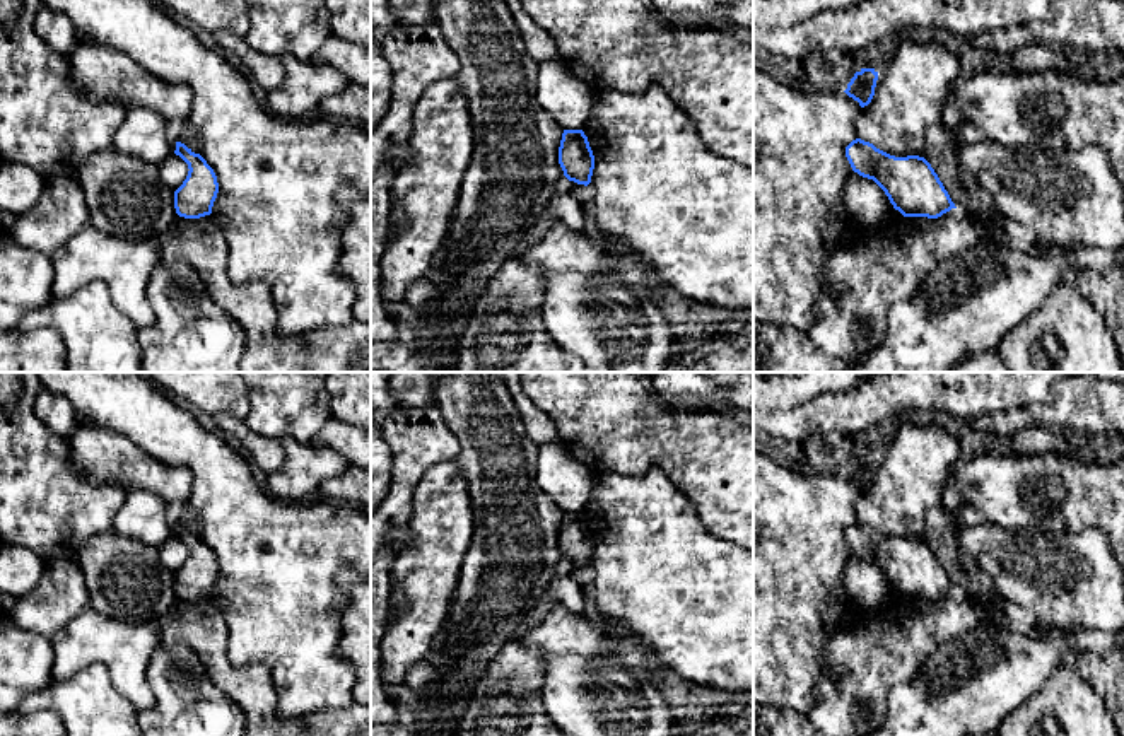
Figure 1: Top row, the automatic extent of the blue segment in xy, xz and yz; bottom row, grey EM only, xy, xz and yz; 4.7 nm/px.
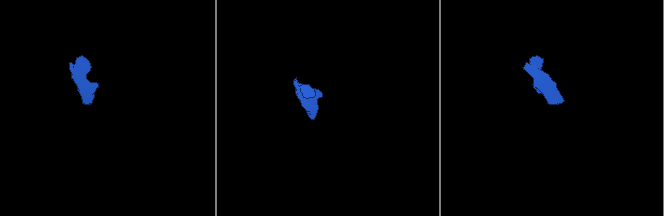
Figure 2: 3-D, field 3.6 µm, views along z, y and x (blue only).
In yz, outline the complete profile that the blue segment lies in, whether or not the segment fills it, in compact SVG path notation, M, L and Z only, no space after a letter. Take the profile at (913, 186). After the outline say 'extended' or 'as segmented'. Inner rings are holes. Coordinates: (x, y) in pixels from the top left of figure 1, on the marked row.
M861 138L846 147L846 157L852 171L873 179L904 217L938 219L957 208L924 157L895 157Z | as segmented

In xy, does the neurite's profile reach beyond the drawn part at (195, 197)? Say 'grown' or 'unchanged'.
unchanged

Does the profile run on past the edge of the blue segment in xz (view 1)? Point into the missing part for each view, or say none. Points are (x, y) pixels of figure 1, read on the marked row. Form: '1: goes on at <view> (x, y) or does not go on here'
1: does not go on here

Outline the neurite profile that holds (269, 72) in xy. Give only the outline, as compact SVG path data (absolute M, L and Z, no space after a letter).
M217 31L215 41L224 55L237 67L243 67L248 72L248 77L263 91L268 92L284 82L285 68L282 58L268 56L251 48L244 38L229 31Z

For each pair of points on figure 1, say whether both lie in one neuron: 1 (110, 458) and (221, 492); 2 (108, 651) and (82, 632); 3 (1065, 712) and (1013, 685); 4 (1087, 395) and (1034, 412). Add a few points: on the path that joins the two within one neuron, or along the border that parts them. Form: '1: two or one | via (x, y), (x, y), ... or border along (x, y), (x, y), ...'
1: two | border along (158, 460), (190, 472), (187, 501)
2: one | via (101, 644), (89, 637)
3: two | border along (1059, 666), (1030, 697)
4: one | via (1073, 403), (1058, 412), (1047, 412)

